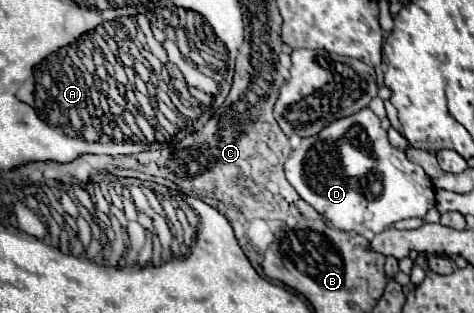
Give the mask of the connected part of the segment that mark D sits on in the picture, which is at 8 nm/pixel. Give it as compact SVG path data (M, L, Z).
M369 108L331 122L317 136L303 138L301 146L293 150L285 162L285 176L307 204L311 204L325 220L331 220L335 228L345 232L363 234L365 230L371 230L379 234L397 220L413 216L423 218L425 212L435 206L435 188L423 168L409 162L401 150L391 148L387 132Z

